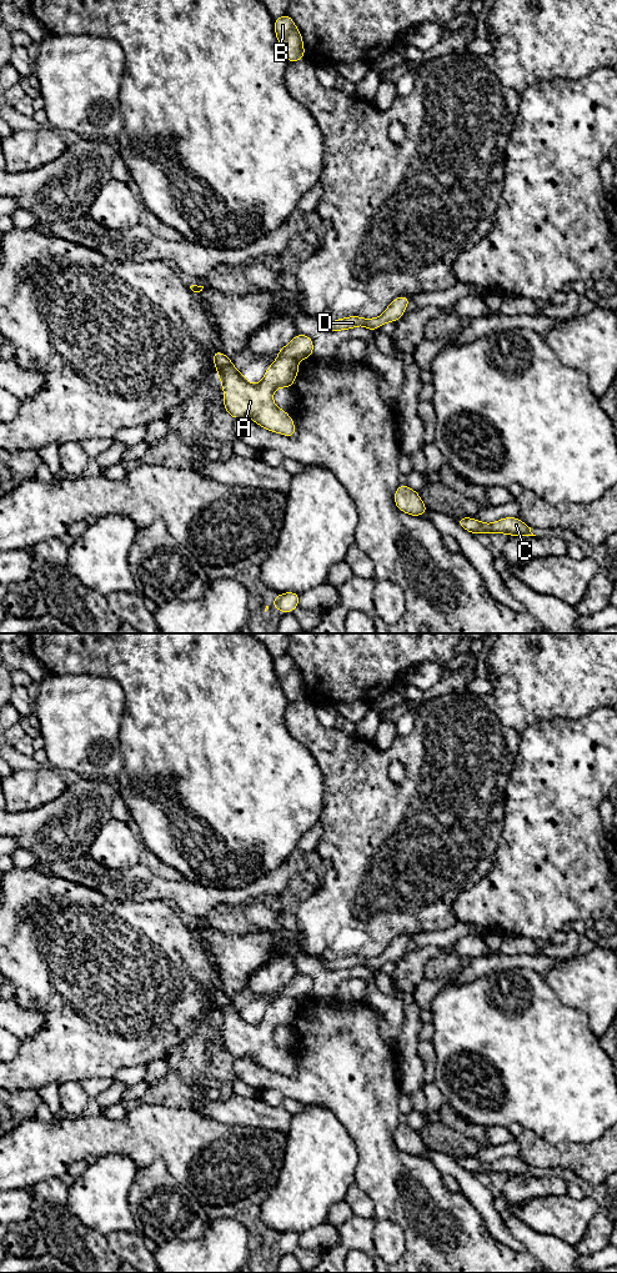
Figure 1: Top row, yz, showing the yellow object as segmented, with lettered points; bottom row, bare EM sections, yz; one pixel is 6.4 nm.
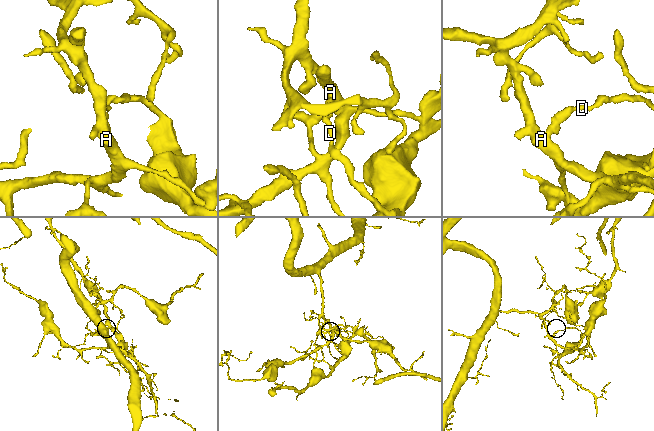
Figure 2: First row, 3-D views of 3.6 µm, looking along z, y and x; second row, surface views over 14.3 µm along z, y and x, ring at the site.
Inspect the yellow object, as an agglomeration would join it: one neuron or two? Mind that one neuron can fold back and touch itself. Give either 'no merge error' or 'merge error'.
merge error

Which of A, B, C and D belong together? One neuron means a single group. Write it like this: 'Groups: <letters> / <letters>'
Groups: A B C / D

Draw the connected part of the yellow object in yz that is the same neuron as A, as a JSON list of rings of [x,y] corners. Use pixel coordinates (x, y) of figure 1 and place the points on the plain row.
[[[214,991],[212,1001],[224,1028],[224,1049],[232,1058],[250,1057],[271,1072],[287,1077],[296,1074],[294,1059],[272,1039],[276,1028],[292,1027],[299,1013],[296,1001],[280,996],[267,1007],[259,1024],[250,1023],[225,993]]]

